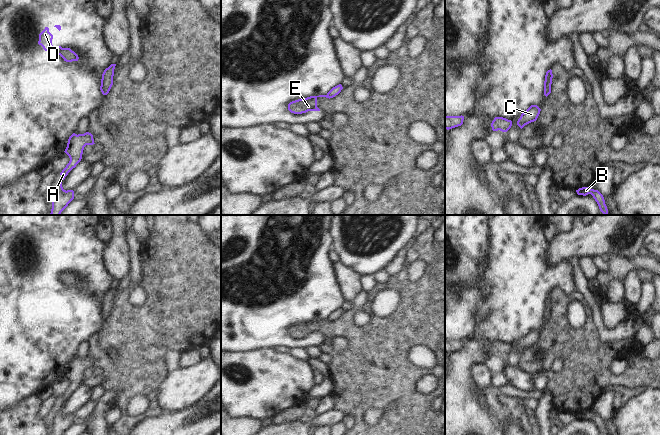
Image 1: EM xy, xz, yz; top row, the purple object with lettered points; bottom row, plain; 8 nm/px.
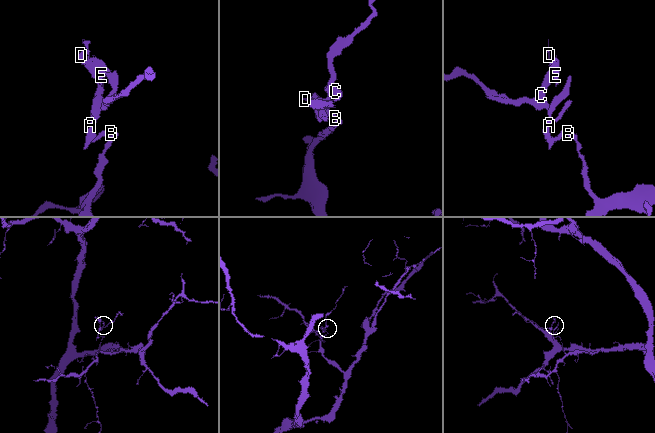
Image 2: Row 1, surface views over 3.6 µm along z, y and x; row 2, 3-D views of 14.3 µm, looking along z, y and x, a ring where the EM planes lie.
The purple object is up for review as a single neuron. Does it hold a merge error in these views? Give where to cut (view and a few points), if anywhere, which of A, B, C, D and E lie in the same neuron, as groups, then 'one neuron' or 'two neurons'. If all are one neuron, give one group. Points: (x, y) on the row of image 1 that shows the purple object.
cut xz (326, 95), (328, 97); groups A B C / D E; two neurons

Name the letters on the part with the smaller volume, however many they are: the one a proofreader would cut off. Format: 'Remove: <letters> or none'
Remove: D, E

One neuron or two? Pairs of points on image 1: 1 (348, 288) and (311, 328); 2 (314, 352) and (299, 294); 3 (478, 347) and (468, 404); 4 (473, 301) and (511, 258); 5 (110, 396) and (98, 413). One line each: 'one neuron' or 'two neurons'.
1: two neurons
2: two neurons
3: one neuron
4: one neuron
5: one neuron

